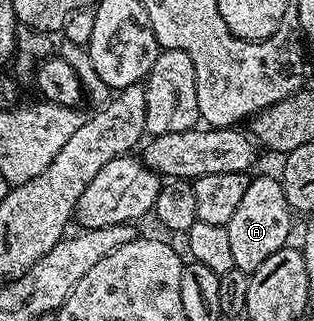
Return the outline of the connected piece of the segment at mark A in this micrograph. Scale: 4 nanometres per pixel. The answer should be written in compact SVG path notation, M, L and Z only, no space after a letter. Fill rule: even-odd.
M263 175L260 179L252 178L245 189L245 197L241 197L233 217L227 222L227 232L236 271L252 272L273 257L277 249L288 246L292 238L291 218L293 212L283 192L283 184L278 178L270 179Z

